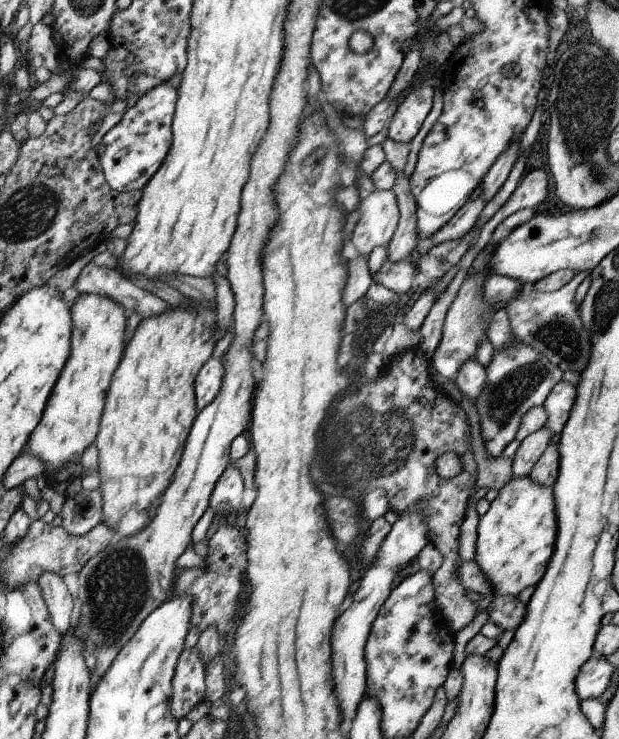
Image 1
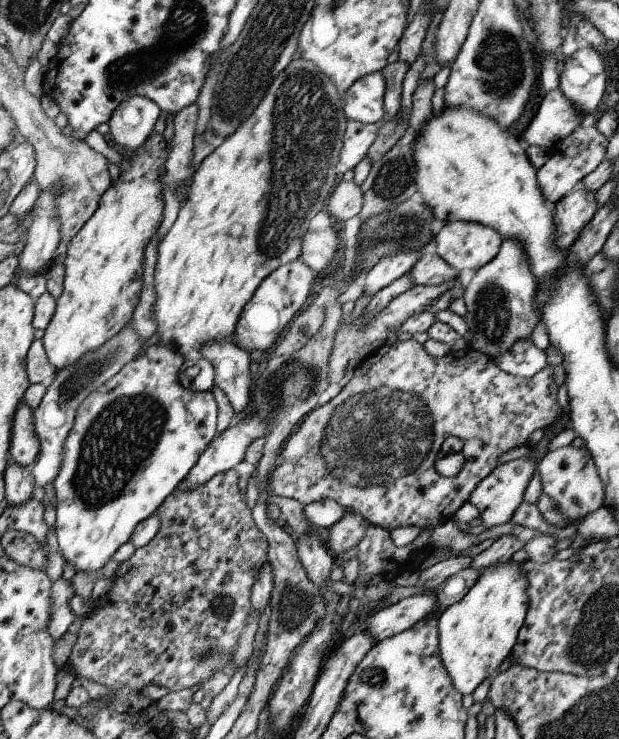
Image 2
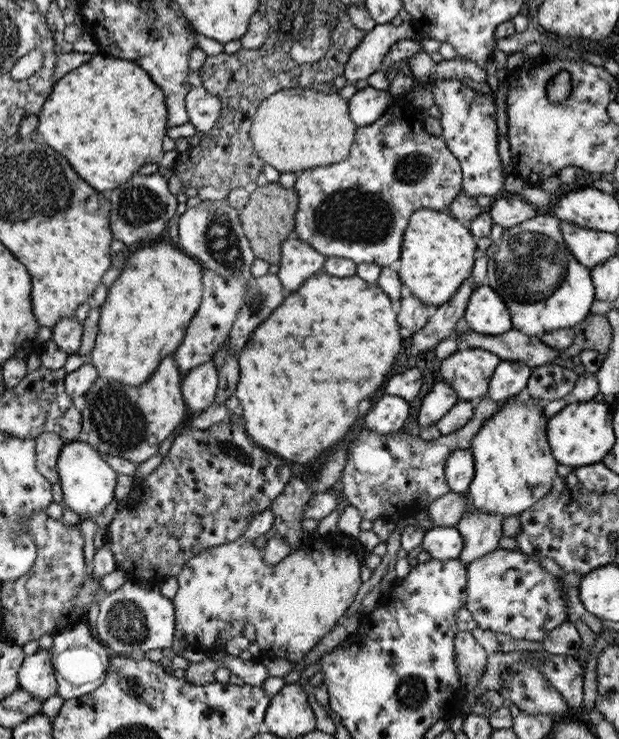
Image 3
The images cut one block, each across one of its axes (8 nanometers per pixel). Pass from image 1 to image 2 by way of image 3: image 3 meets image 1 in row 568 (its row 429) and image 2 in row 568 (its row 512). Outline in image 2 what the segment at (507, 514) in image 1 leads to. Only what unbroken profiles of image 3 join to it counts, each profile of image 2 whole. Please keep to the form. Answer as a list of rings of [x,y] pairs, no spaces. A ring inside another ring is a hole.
[[[507,562],[499,567],[488,567],[480,572],[478,580],[460,600],[442,611],[438,618],[439,656],[446,667],[451,683],[464,696],[472,694],[479,684],[498,673],[501,665],[511,656],[519,630],[529,610],[528,576],[521,570],[522,564]]]

